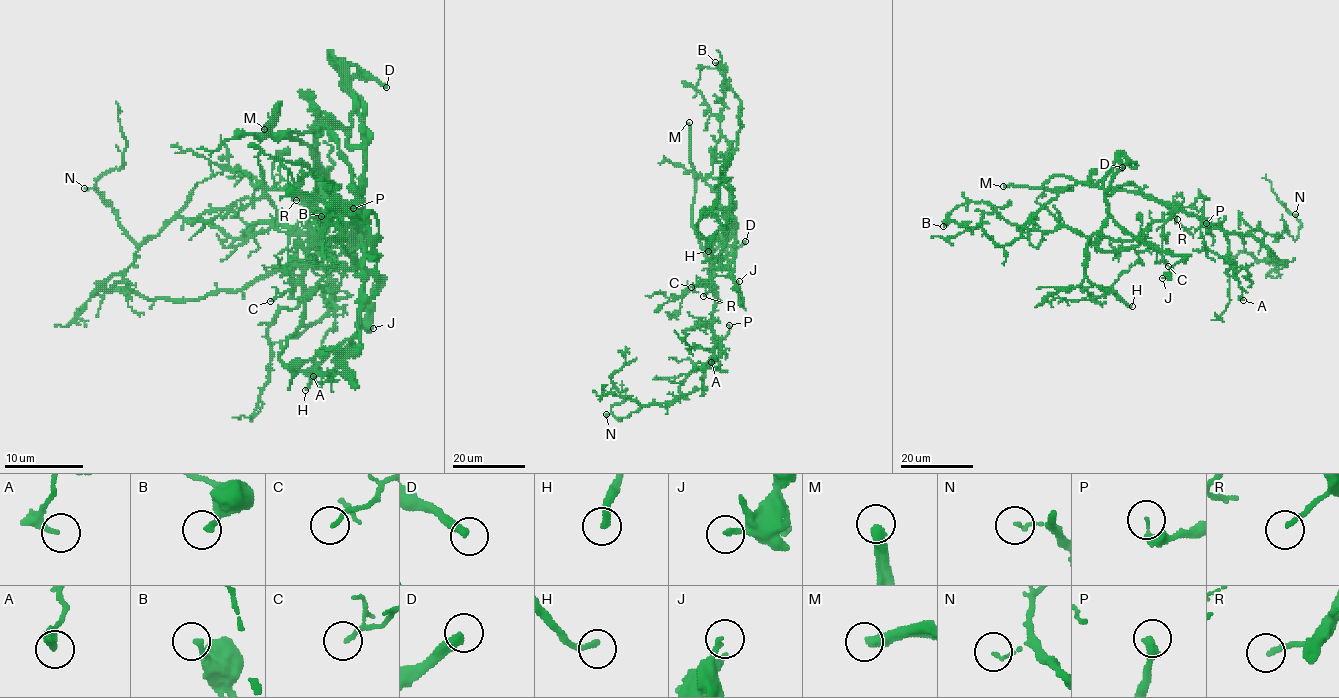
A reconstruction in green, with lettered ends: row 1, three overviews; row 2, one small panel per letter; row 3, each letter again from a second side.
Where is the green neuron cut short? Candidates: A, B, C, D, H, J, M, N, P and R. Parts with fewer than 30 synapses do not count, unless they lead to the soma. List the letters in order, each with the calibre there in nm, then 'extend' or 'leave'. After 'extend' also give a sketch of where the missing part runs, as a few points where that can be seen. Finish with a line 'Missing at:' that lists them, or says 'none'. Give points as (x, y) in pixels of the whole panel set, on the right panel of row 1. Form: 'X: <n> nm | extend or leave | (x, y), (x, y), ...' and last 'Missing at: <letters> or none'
A: 240 nm | leave
B: 220 nm | leave
C: 110 nm | leave
D: 320 nm | extend | (1122, 167), (1192, 165), (1198, 188), (1159, 248), (1167, 259), (1231, 269), (1251, 246), (1249, 234), (1241, 237)
H: 260 nm | extend | (1132, 306), (1142, 305), (1169, 310), (1192, 288)
J: 200 nm | leave
M: 400 nm | extend | (1003, 186), (981, 186), (967, 193), (949, 189), (902, 196)
N: 120 nm | leave
P: 170 nm | leave
R: 190 nm | extend | (1177, 219), (1185, 185), (1184, 172), (1177, 161), (1185, 163)
Missing at: D, H, M, R

